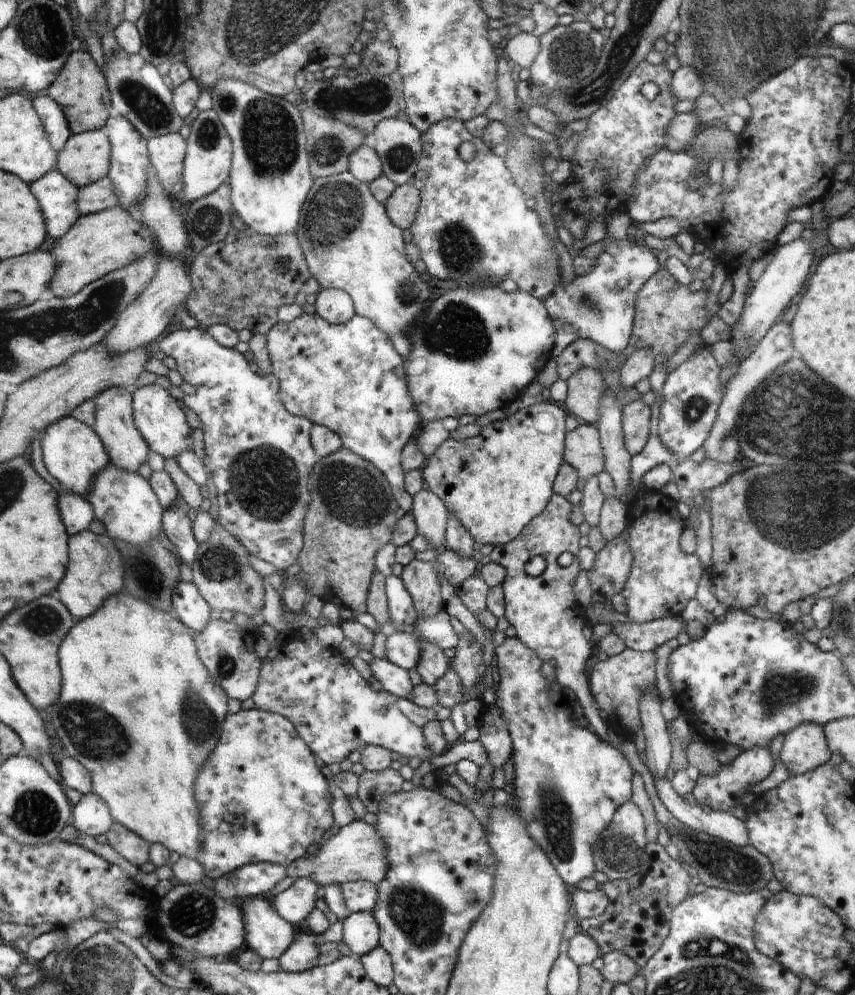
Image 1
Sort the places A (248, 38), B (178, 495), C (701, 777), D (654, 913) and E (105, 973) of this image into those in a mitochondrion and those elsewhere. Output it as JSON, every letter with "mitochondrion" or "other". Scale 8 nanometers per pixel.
{"A":"mitochondrion","B":"other","C":"other","D":"other","E":"mitochondrion"}

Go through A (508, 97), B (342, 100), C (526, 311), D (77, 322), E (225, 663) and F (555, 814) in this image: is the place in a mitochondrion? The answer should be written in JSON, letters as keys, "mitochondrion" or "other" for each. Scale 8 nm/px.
{"A":"other","B":"mitochondrion","C":"other","D":"mitochondrion","E":"mitochondrion","F":"mitochondrion"}

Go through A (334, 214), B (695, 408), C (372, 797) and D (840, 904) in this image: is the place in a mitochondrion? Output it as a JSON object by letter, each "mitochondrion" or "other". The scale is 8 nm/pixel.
{"A":"mitochondrion","B":"mitochondrion","C":"other","D":"other"}

